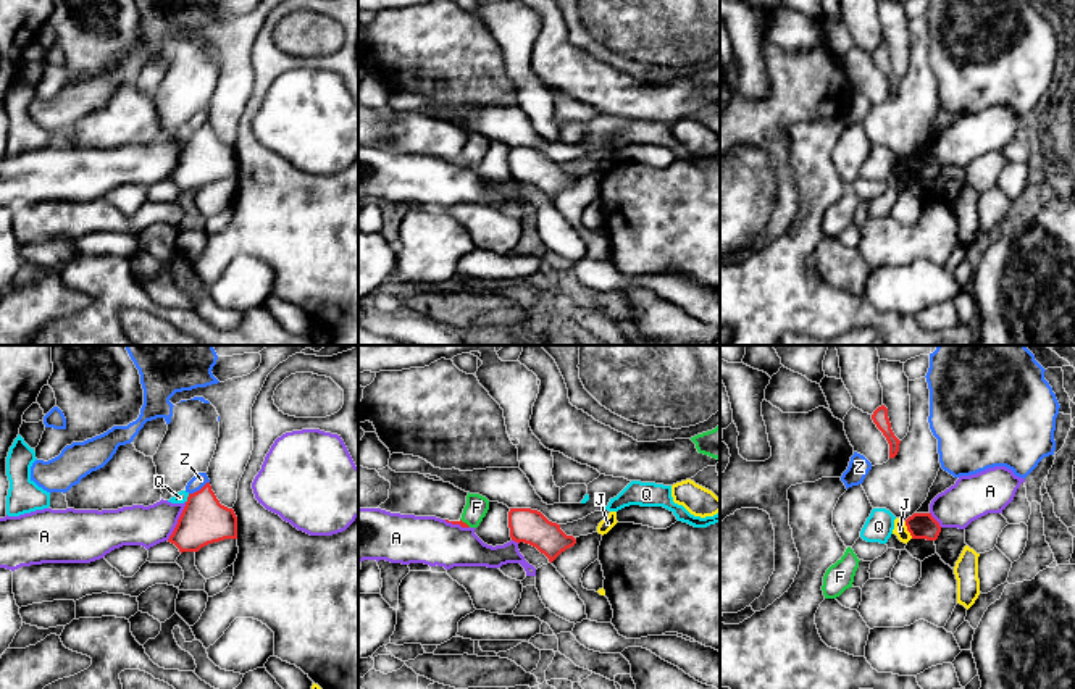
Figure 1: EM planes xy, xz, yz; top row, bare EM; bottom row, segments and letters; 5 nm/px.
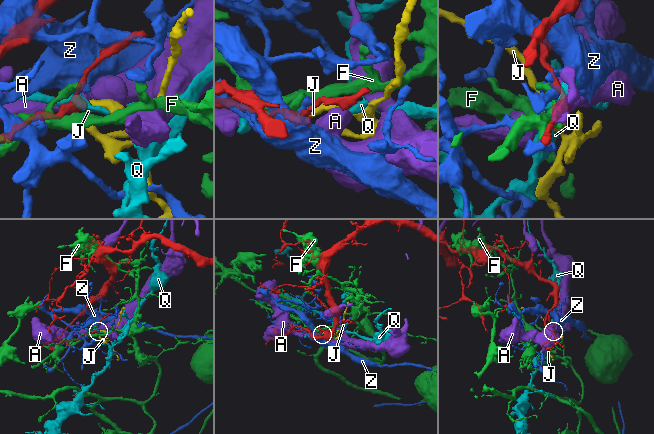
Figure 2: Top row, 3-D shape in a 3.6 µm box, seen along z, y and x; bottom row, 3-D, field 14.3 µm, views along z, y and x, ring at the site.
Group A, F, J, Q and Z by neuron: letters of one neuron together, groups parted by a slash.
A / F / J / Q / Z

